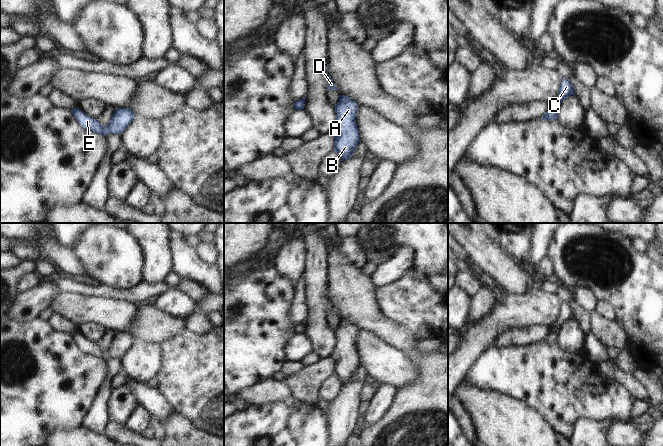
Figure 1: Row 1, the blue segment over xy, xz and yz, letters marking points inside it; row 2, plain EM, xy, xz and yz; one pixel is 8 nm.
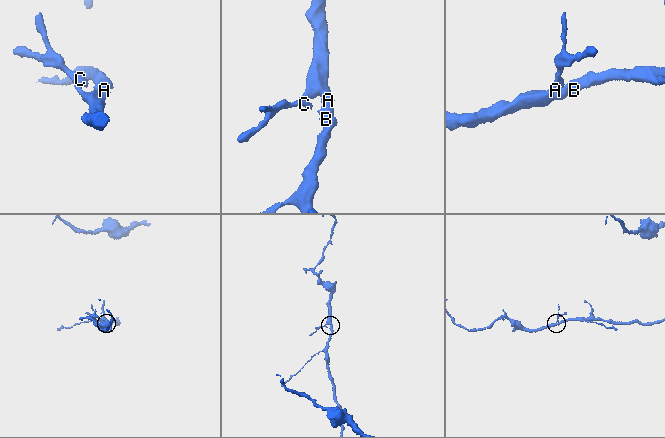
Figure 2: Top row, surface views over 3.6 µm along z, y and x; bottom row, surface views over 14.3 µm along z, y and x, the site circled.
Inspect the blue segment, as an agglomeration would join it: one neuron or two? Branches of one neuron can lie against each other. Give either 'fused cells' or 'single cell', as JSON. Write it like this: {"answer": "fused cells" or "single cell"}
{"answer": "single cell"}

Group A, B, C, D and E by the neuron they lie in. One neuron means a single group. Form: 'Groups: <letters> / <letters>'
Groups: A B C D E.

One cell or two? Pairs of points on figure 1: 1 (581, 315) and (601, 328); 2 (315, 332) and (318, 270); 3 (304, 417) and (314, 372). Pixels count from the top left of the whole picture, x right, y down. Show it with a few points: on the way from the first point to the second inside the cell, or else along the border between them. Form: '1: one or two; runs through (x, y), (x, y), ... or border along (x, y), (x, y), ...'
1: two; border along (590, 314), (591, 331)
2: one; runs through (316, 317), (316, 285)
3: two; border along (291, 395), (299, 400), (314, 404)

